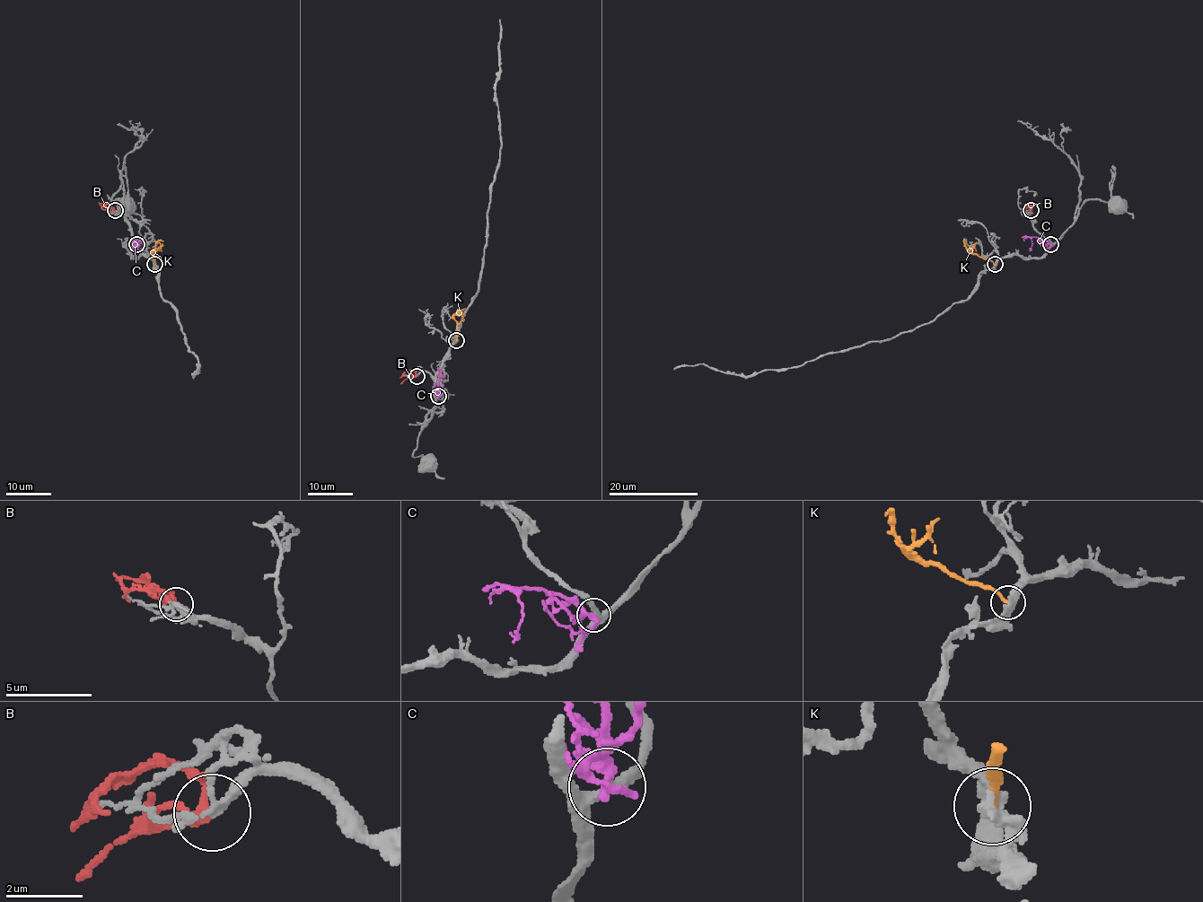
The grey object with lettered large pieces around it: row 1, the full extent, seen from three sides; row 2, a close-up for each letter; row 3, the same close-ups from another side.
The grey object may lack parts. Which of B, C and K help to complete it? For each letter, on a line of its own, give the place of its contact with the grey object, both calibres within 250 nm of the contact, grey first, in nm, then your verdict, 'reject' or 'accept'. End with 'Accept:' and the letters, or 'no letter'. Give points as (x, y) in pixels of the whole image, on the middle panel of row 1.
B: contact (417, 376); calibres 140 and 200 nm; accept
C: contact (438, 396); calibres 220 and 200 nm; reject
K: contact (456, 340); calibres 360 and 220 nm; reject
Accept: B

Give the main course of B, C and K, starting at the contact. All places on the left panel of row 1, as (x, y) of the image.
B: (114, 210), (113, 207), (105, 207), (99, 201)
C: (136, 244), (137, 237), (142, 245), (136, 249)
K: (154, 264), (153, 249), (159, 240), (163, 240)

